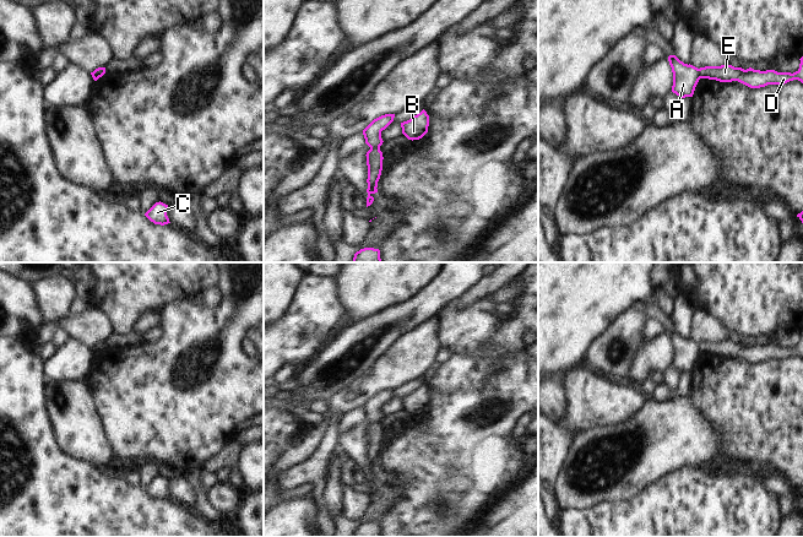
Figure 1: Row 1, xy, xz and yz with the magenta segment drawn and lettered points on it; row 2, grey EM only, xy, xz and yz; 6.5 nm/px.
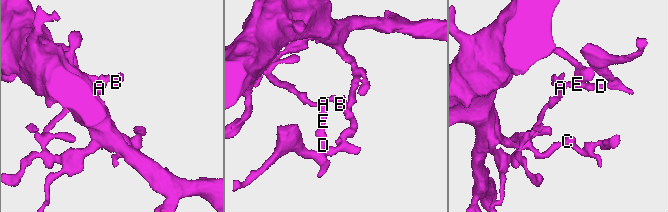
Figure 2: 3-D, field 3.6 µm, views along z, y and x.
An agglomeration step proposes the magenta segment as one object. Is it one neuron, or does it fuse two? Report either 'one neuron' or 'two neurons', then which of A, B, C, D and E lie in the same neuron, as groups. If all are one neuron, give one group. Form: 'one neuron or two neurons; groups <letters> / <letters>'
two neurons; groups A B C / D E

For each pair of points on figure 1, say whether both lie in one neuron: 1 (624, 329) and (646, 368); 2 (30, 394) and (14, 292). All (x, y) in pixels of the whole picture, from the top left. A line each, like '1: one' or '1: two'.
1: two
2: two

